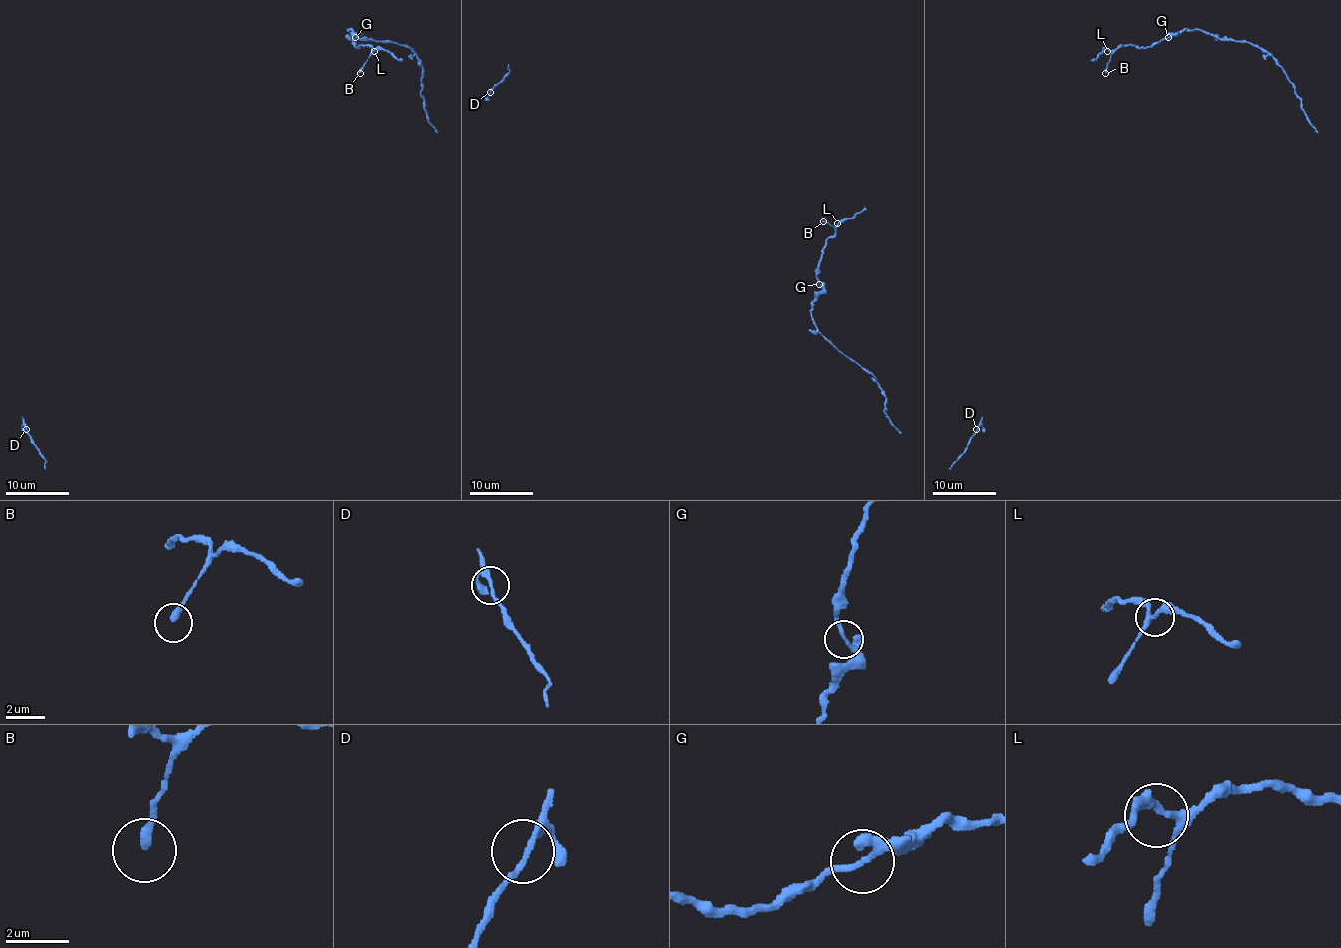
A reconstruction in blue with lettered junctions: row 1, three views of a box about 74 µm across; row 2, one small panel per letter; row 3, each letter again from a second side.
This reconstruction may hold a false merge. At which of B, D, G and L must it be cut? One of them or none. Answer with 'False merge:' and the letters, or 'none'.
False merge: G

